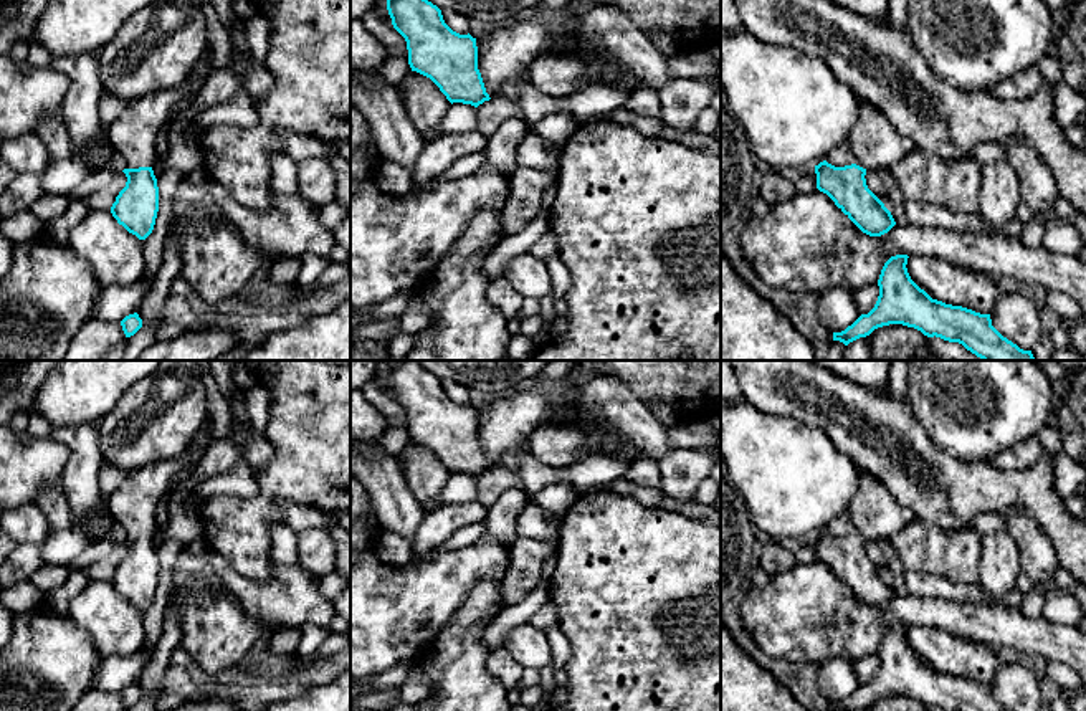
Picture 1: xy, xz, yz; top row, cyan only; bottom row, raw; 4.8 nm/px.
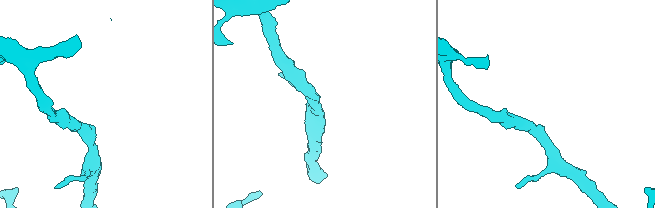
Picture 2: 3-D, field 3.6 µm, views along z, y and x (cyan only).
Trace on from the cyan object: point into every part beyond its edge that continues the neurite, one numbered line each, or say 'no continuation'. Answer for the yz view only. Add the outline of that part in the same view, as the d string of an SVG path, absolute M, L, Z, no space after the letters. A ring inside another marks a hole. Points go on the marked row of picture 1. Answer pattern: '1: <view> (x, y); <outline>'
1: yz (875, 143); M861 103L860 119L851 129L848 144L855 164L866 170L889 167L914 149L914 142L901 136L888 117L869 103Z

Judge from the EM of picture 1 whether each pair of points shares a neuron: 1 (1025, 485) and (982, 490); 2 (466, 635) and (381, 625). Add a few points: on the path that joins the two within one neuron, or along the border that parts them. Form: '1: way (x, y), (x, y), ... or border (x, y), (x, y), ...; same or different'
1: way (1015, 488), (992, 490); same
2: border (465, 601), (420, 665); different

